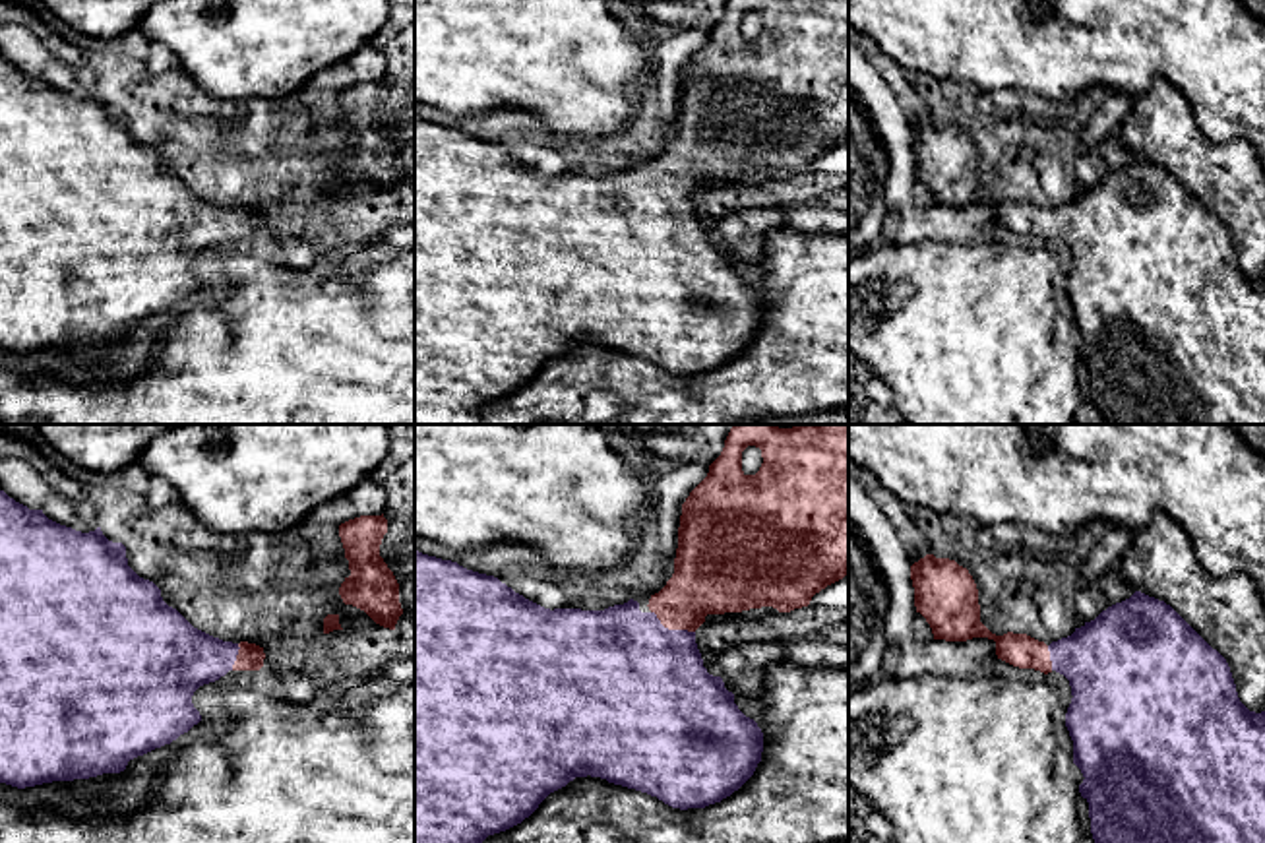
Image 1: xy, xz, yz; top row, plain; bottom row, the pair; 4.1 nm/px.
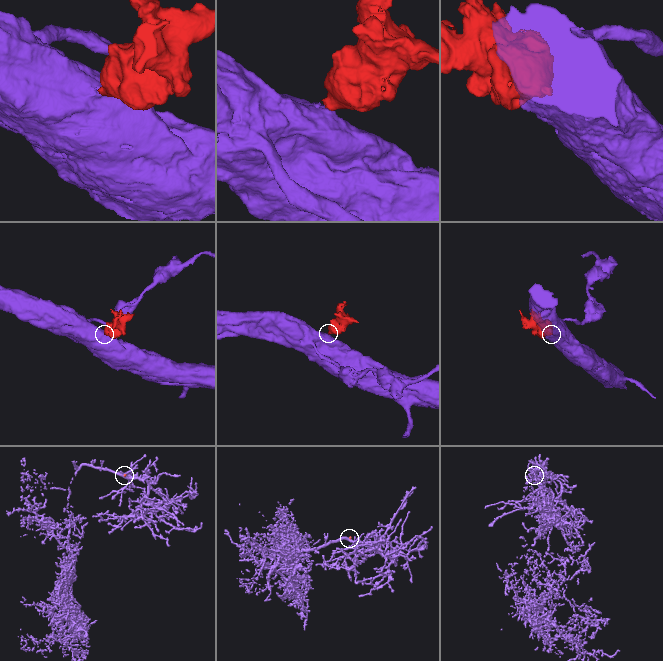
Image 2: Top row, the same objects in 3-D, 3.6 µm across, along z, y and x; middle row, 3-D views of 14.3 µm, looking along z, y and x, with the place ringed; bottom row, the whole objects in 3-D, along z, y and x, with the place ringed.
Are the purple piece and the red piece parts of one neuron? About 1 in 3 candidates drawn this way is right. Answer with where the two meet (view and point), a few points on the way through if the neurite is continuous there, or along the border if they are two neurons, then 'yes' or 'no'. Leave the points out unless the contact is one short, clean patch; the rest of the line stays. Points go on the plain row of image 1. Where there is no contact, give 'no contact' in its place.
meets purple in xz at (673, 196); runs through xz (640, 247), (673, 196), (677, 177), (706, 146); yes

